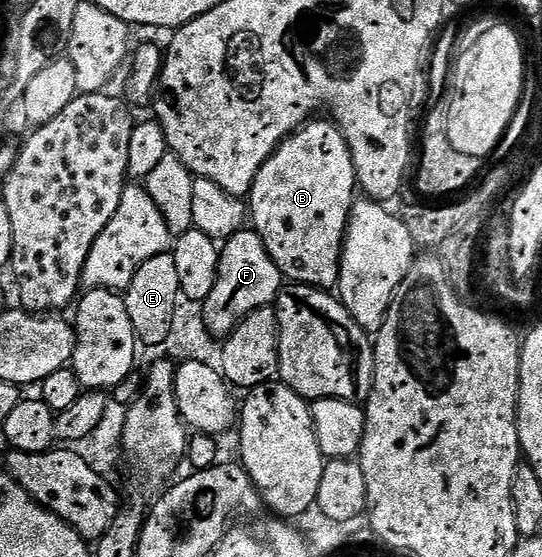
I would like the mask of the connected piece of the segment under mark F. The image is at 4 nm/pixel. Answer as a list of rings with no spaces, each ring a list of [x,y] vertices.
[[[242,228],[224,239],[220,251],[215,288],[211,288],[211,296],[207,296],[203,305],[207,329],[216,339],[224,340],[251,312],[276,303],[283,289],[283,279],[263,240],[252,228]]]

